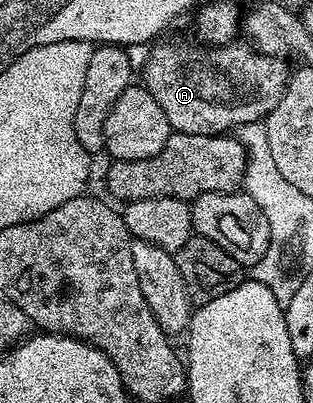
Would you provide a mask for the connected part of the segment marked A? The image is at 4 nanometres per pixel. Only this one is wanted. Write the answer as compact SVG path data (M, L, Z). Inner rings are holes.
M193 41L160 43L150 50L149 59L143 68L143 85L151 93L151 97L159 101L159 109L167 113L170 128L183 135L229 133L232 132L232 127L240 129L248 123L262 122L271 113L271 109L279 105L285 87L289 84L291 67L286 60L276 59L274 55L263 55L241 41L234 41L226 47L198 45Z

